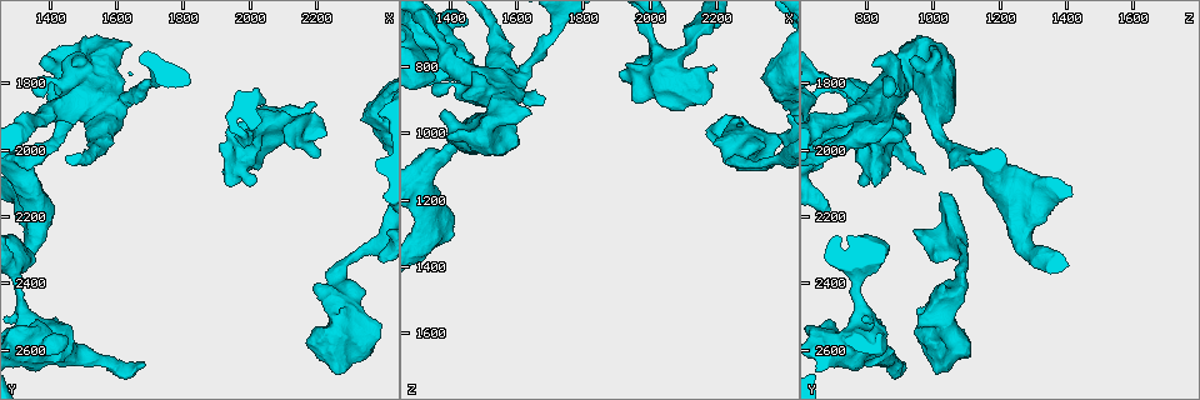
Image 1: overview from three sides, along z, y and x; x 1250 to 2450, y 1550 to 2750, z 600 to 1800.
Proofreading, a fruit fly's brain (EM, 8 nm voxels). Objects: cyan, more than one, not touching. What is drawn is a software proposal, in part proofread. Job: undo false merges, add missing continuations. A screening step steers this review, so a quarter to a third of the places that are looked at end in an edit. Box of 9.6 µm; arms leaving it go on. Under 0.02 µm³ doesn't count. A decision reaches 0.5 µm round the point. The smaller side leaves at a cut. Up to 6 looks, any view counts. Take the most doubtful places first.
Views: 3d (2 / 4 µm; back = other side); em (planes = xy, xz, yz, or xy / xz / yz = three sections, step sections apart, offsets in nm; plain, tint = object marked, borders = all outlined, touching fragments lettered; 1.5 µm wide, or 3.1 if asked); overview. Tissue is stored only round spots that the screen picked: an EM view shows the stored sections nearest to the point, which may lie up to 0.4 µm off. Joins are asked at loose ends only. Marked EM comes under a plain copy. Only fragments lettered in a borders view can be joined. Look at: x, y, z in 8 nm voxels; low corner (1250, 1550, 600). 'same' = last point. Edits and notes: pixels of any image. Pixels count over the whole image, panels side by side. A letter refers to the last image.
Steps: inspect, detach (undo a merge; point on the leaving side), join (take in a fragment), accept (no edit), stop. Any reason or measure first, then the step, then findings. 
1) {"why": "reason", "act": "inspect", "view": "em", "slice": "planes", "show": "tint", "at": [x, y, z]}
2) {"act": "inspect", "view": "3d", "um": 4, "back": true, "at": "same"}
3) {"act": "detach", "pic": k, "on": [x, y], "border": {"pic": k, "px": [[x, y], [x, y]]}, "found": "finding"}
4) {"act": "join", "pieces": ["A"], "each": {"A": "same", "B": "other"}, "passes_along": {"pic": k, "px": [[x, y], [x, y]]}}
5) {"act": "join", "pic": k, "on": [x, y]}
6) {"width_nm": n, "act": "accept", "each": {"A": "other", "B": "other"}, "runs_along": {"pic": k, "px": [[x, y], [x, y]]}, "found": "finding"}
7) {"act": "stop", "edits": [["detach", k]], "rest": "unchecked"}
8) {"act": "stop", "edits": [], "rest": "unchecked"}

{"why": "branch stops here", "act": "inspect", "view": "3d", "um": 2, "at": [1690, 2640, 890]}

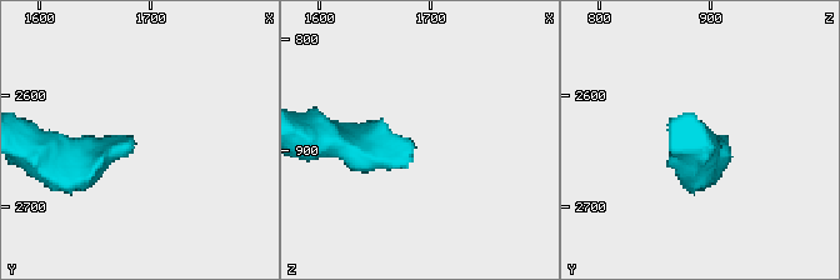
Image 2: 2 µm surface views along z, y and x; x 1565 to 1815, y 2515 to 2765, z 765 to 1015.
{"why": "shape alone is not enough", "act": "inspect", "view": "em", "slice": "planes", "show": "borders", "at": [1684, 2648, 888]}

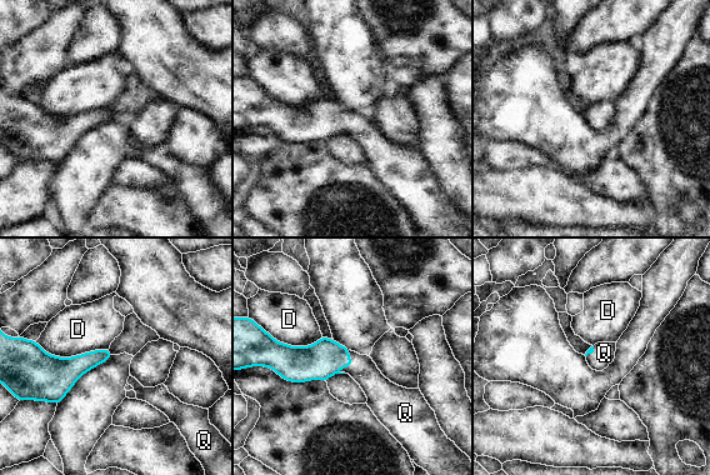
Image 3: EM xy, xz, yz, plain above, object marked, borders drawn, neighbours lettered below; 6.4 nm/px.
{"longest_contact_nm": ["D", 480], "act": "join", "pieces": ["Q"], "each": {"D": "other", "Q": "same"}, "passes_along": {"pic": 3, "px": [[323, 359], [351, 365], [380, 391]]}, "found": "it goes on there"}

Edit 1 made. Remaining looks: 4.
{"act": "inspect", "view": "overview"}

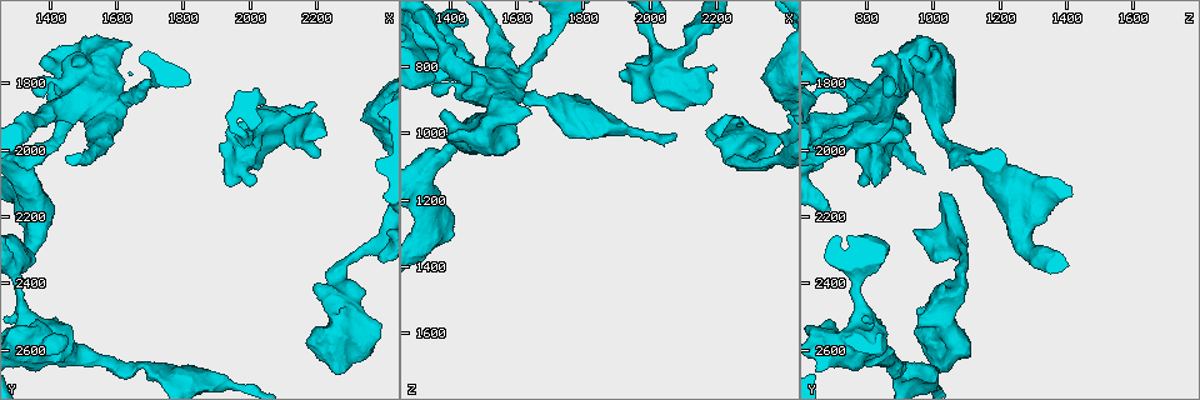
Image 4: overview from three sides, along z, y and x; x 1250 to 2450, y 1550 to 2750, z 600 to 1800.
{"why": "stops while still wide", "act": "inspect", "view": "3d", "um": 2, "at": [1410, 1700, 1010]}

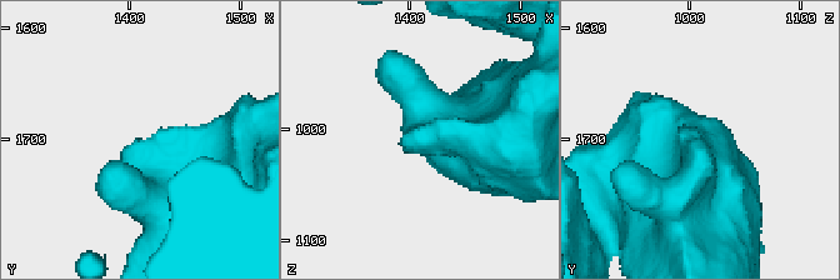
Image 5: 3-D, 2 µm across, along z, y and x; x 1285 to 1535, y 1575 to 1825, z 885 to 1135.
{"act": "inspect", "view": "em", "slice": "planes", "show": "borders", "at": [1404, 1704, 1004]}

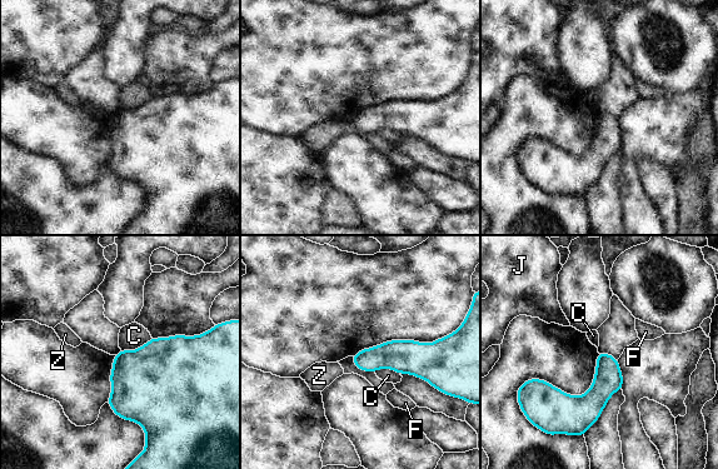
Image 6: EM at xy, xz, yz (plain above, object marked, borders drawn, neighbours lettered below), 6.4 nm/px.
{"longest_contact_nm": ["C", 220], "act": "accept", "each": {"C": "other", "F": "other", "J": "other", "Z": "other"}, "found": "none of them fits"}

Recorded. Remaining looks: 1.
{"why": "free end", "act": "inspect", "view": "em", "slice": "planes", "show": "borders", "at": [2190, 1850, 800]}

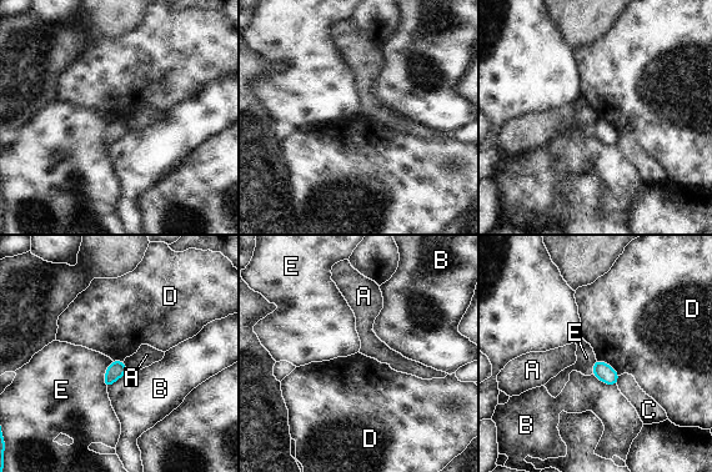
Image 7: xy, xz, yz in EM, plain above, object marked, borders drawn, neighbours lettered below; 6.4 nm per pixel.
{"act": "accept", "each": {"A": "other", "B": "other", "C": "other", "D": "other", "E": "other"}, "border": {"pic": 7, "px": [[596, 358], [607, 362], [620, 375]]}, "found": "no lettered fragment goes on from it"}

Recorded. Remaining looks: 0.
{"act": "stop", "edits": [["join", 3]], "rest": "unchecked"}

